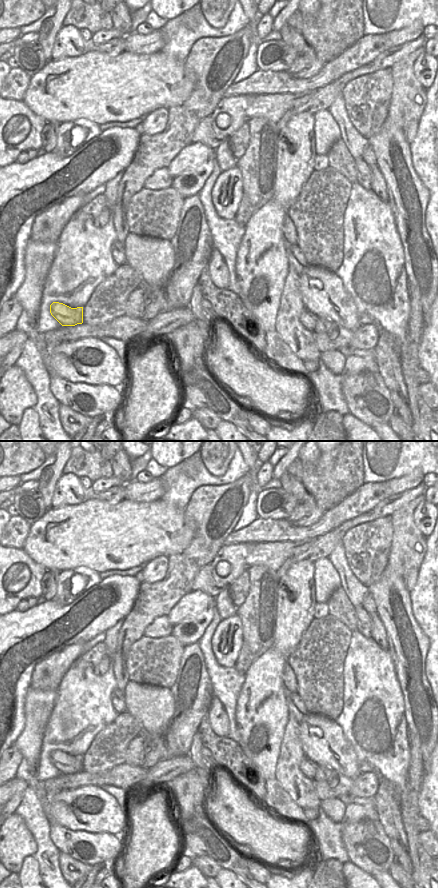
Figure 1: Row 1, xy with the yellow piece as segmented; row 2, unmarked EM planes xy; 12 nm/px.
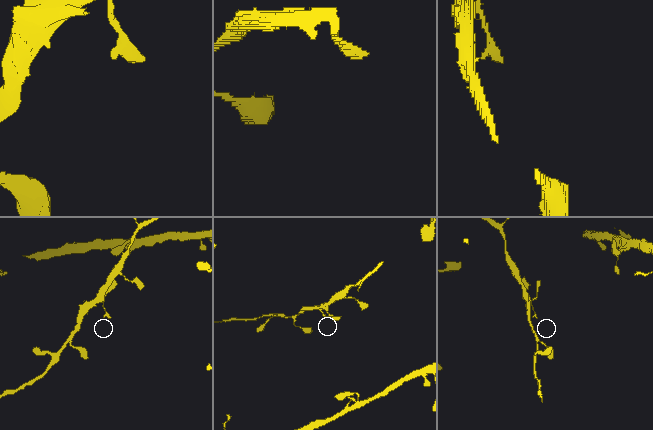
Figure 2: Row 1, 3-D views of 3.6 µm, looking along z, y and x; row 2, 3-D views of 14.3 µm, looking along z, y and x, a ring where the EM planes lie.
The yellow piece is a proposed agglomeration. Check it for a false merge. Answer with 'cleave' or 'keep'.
keep

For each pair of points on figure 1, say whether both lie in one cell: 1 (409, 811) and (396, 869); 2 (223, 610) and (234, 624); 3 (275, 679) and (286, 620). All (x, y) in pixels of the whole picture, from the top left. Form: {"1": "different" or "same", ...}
{"1": "different", "2": "different", "3": "different"}

